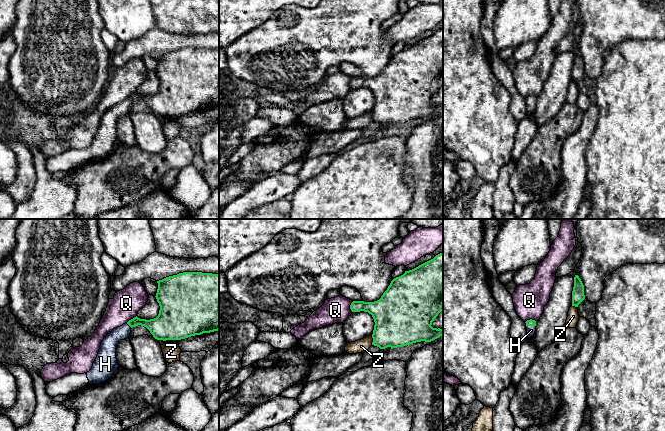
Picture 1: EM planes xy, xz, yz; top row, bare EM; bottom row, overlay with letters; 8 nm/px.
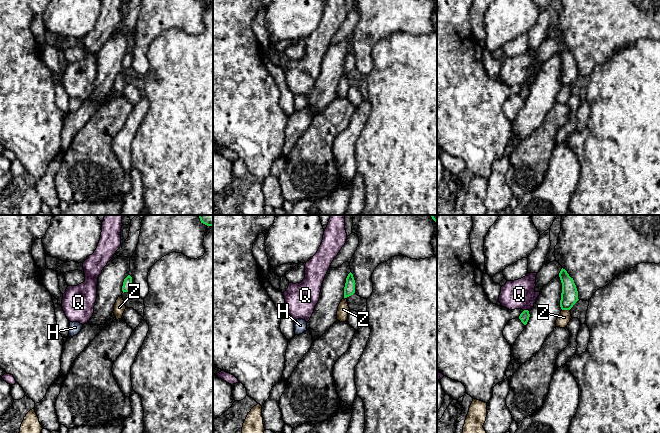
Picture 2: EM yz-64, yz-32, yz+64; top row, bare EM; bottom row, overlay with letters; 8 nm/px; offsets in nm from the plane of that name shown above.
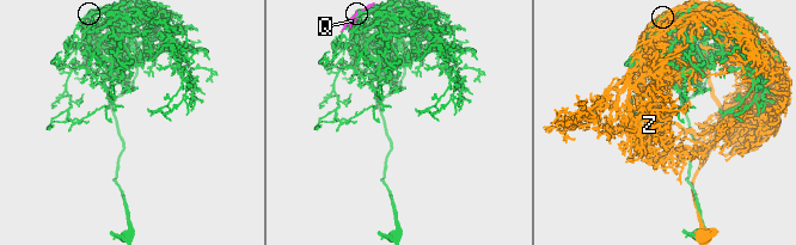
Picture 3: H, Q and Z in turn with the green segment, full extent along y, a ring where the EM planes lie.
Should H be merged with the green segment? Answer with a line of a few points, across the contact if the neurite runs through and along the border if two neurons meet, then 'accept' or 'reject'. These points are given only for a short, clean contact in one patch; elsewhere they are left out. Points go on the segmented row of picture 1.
line yz (530, 322), (531, 325), (531, 330); accept

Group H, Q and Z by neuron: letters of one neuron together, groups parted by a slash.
H / Q / Z

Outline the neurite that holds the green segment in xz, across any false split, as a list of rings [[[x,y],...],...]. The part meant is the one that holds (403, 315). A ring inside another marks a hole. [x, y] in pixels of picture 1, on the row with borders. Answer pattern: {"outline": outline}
{"outline": [[[443,252],[418,267],[405,271],[394,278],[381,298],[374,302],[353,301],[350,305],[352,312],[368,312],[372,315],[375,325],[372,334],[372,345],[385,349],[407,346],[416,342],[431,342],[443,335],[443,329],[433,328],[432,322],[443,311]]]}

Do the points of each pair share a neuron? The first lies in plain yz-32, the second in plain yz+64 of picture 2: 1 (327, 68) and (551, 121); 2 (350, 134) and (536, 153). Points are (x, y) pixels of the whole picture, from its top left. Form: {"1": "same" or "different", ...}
{"1": "different", "2": "different"}

